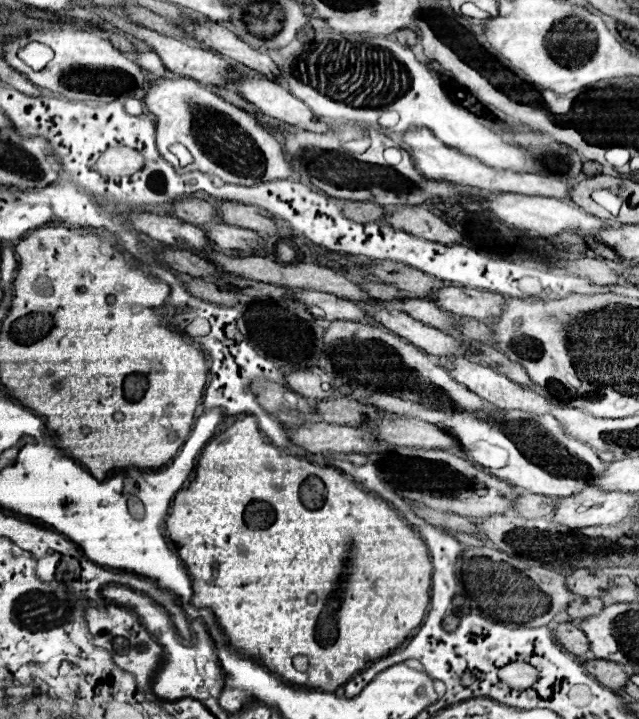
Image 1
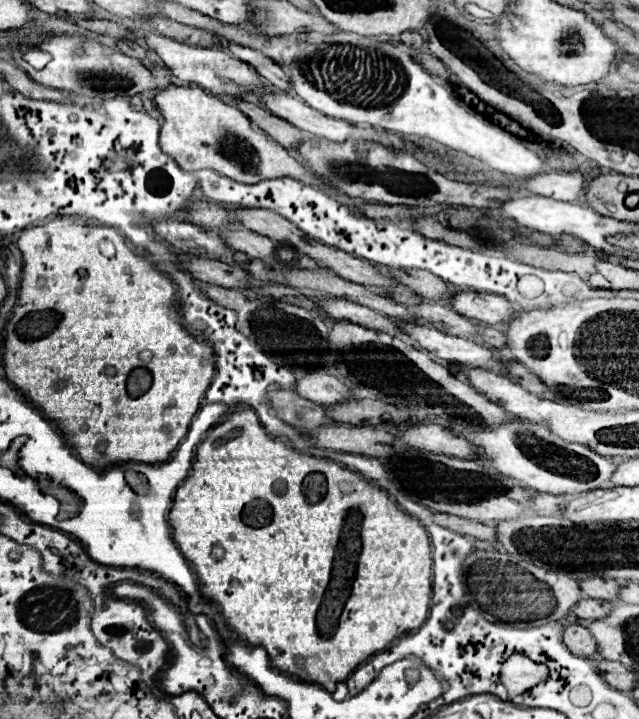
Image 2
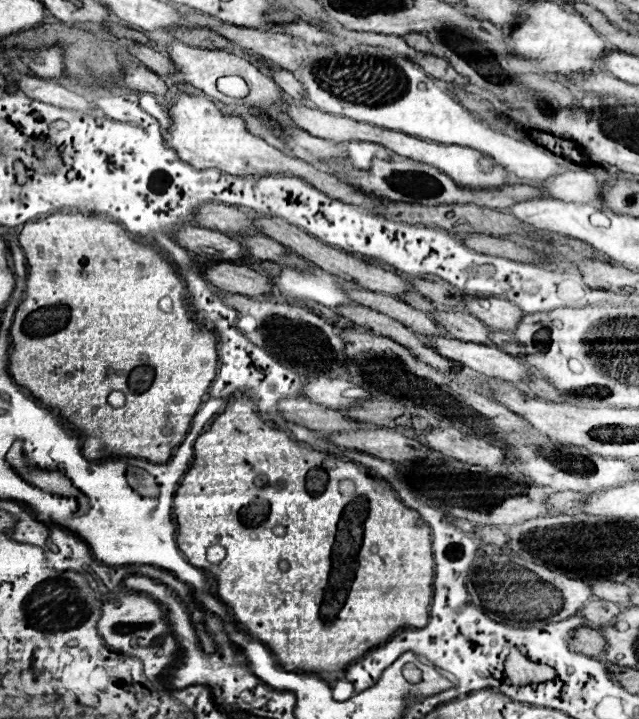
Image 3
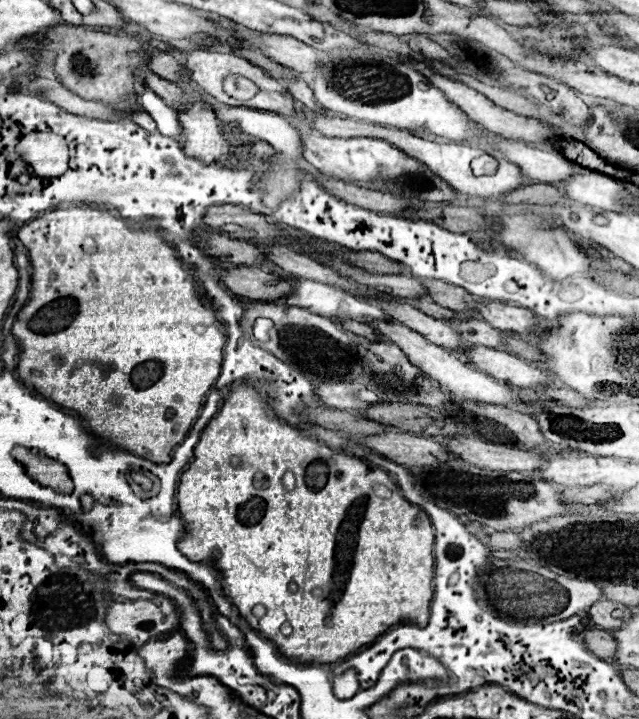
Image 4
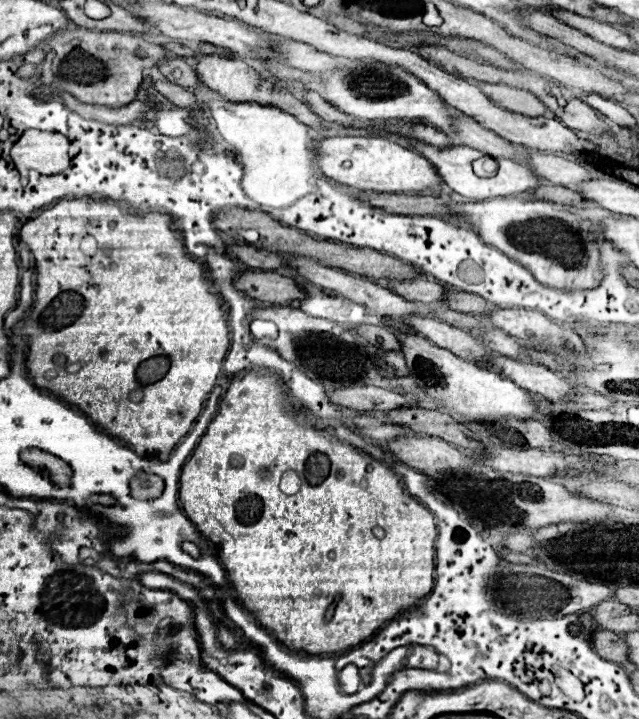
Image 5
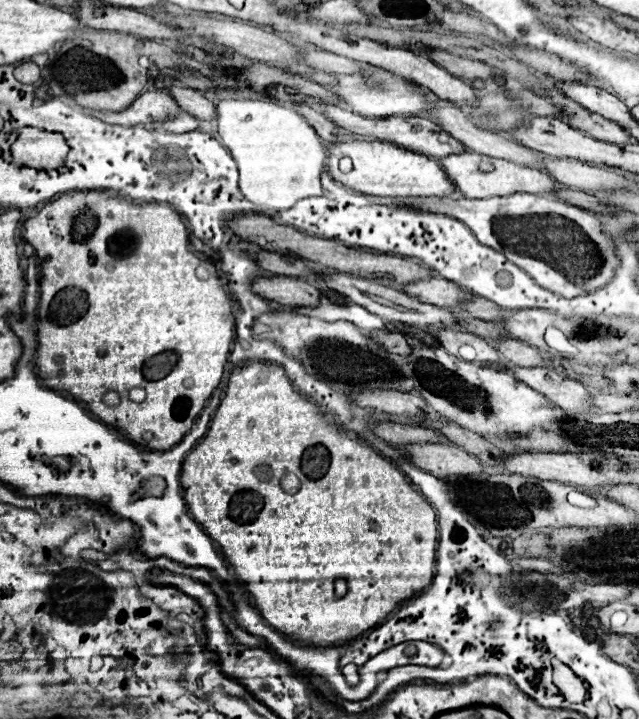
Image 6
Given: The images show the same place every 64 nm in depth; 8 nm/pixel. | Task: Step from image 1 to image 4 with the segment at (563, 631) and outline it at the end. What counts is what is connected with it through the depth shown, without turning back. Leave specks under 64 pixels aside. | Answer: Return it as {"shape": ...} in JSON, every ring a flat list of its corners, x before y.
{"shape":[[590,630,590,632,586,632,584,634,584,644,586,644,586,648,590,652,594,652,596,656,600,656,604,660,614,658,616,648,618,648,616,638,606,630]]}

